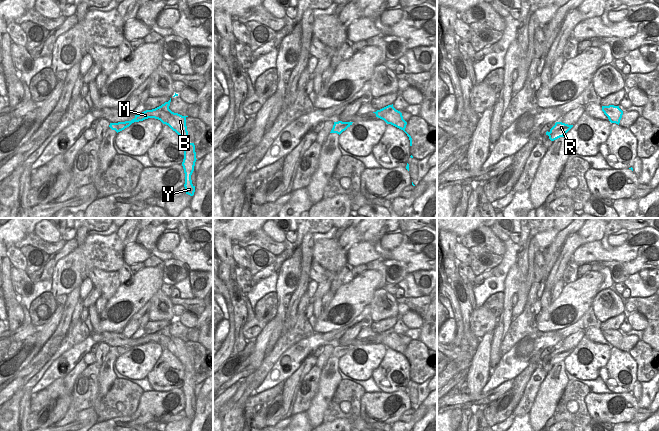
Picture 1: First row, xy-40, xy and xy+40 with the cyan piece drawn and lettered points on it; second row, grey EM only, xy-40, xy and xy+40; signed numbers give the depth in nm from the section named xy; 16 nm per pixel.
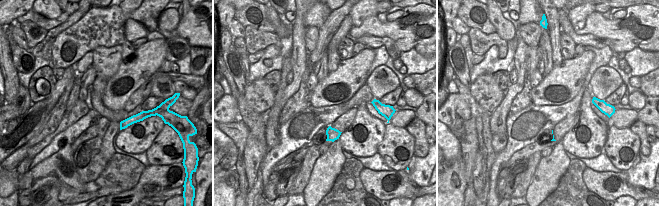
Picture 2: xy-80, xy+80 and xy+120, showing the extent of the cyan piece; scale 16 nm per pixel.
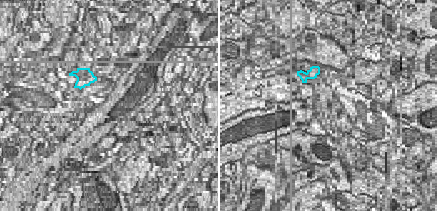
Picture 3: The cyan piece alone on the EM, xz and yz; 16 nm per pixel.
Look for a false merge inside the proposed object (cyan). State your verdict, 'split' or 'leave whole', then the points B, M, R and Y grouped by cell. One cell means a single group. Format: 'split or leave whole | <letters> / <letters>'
split | B Y / M R

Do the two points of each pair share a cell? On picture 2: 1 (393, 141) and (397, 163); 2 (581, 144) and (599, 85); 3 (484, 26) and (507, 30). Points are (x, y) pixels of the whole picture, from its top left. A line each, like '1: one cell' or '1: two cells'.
1: one cell
2: one cell
3: two cells

